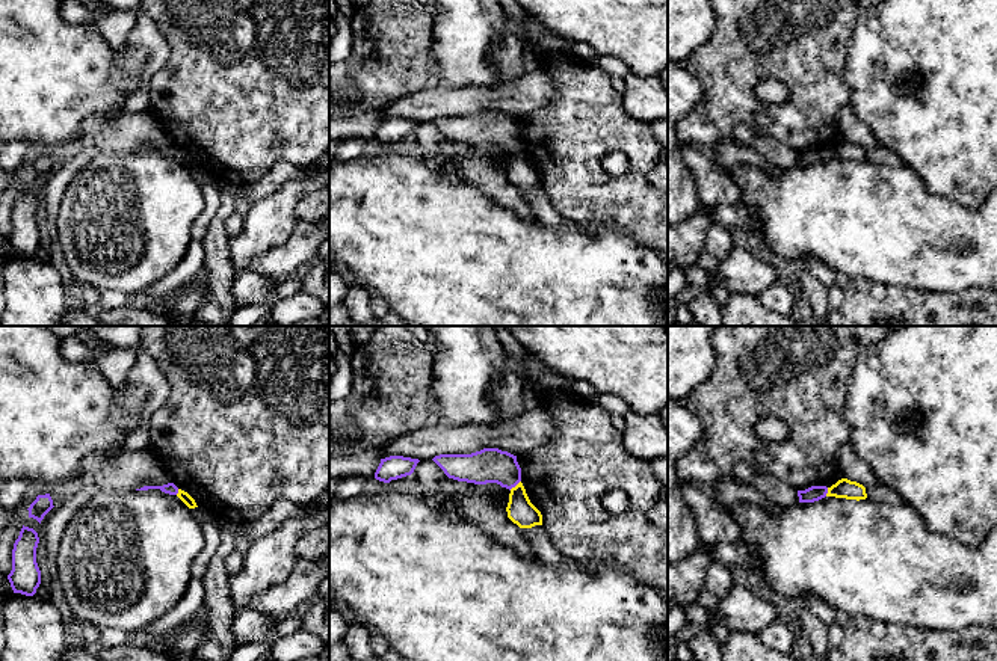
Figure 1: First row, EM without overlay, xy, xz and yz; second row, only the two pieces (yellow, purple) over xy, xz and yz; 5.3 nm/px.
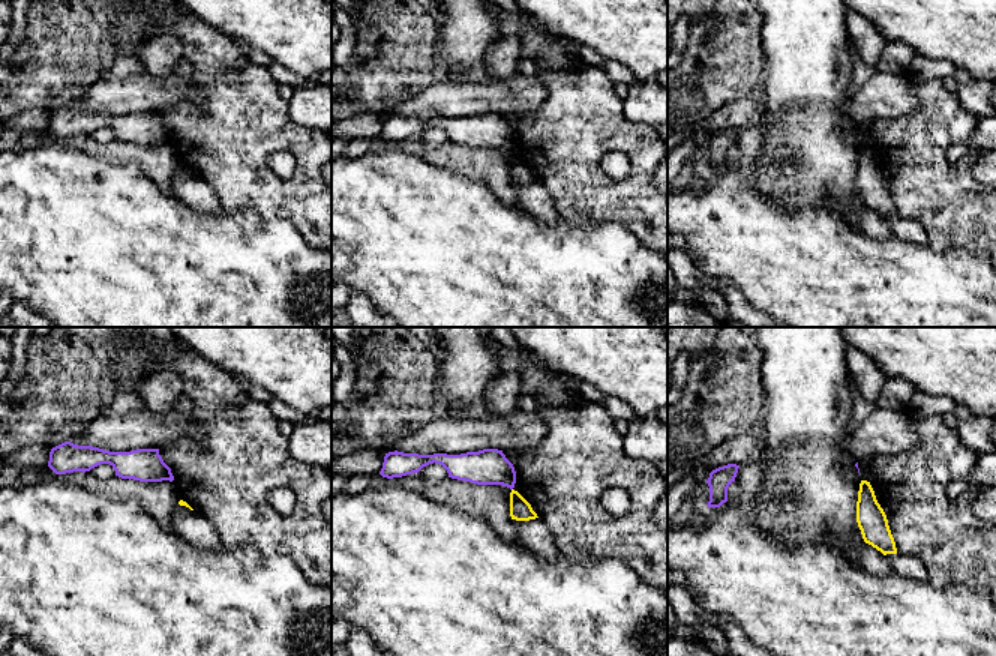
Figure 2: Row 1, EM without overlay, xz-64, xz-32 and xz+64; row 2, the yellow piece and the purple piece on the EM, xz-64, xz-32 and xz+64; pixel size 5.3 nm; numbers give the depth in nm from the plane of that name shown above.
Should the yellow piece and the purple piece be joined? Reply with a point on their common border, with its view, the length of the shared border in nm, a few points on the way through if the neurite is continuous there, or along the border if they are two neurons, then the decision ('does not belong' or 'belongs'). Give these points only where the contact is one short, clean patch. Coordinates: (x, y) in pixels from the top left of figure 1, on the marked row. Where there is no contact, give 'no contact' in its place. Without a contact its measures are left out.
xz (515, 486) | 80 nm | across xz (520, 510), (515, 486), (496, 467), (490, 465) | belongs

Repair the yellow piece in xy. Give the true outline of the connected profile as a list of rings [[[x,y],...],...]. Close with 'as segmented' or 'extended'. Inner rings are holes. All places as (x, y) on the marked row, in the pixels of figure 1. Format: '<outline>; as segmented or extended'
[[[168,483],[163,486],[144,486],[136,490],[148,490],[148,489],[160,489],[165,493],[177,495],[189,509],[198,507],[195,500],[184,490],[178,489],[174,483]]]; extended

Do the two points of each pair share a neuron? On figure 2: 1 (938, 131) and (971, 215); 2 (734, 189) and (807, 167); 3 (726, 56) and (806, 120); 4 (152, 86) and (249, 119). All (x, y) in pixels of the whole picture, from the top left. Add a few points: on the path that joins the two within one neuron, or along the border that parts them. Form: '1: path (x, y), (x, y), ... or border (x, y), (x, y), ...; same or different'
1: path (930, 152), (930, 174), (950, 194); same
2: border (747, 170), (752, 183), (762, 194), (782, 204); different
3: border (762, 48), (765, 57), (764, 84), (756, 95); different
4: border (191, 75), (198, 81), (206, 102); different

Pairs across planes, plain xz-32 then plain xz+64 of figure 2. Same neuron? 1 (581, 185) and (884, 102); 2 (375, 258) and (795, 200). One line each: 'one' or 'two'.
1: two
2: two

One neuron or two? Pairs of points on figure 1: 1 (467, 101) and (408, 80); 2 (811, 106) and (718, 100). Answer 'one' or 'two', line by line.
1: two
2: one

